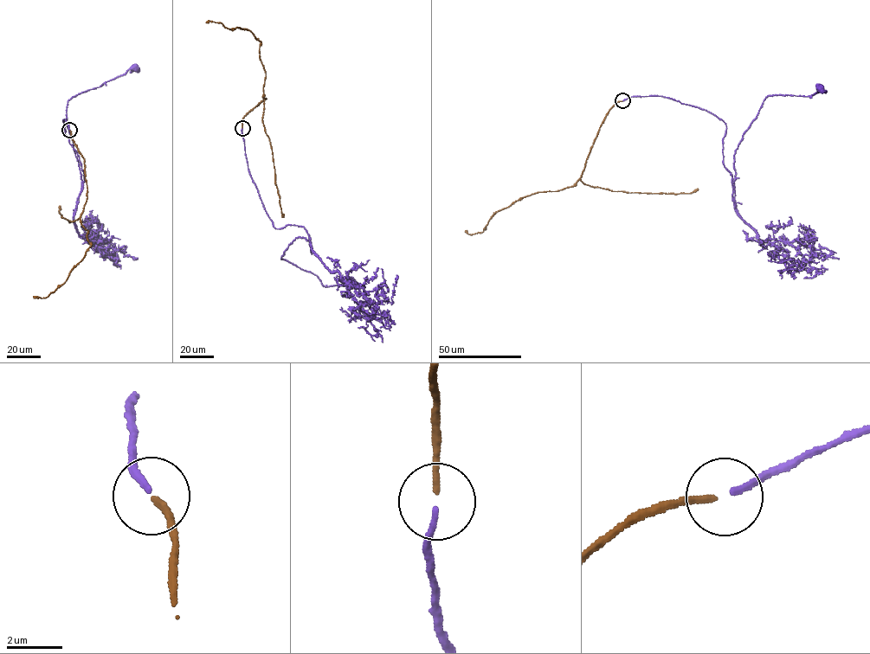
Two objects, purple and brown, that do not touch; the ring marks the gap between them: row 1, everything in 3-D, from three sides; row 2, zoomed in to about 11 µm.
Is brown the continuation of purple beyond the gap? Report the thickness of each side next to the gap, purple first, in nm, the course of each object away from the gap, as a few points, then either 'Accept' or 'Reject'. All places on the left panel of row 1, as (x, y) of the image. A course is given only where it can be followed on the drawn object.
Thickness 200 nm (purple) against 220 nm. Course of purple: (69, 130), (63, 119), (65, 136), (84, 173), (76, 208), (81, 180), (67, 125), (67, 101), (135, 67). Course of brown: (70, 131), (84, 159), (86, 199), (80, 218), (91, 245), (63, 283), (46, 298), (33, 297). Accept

